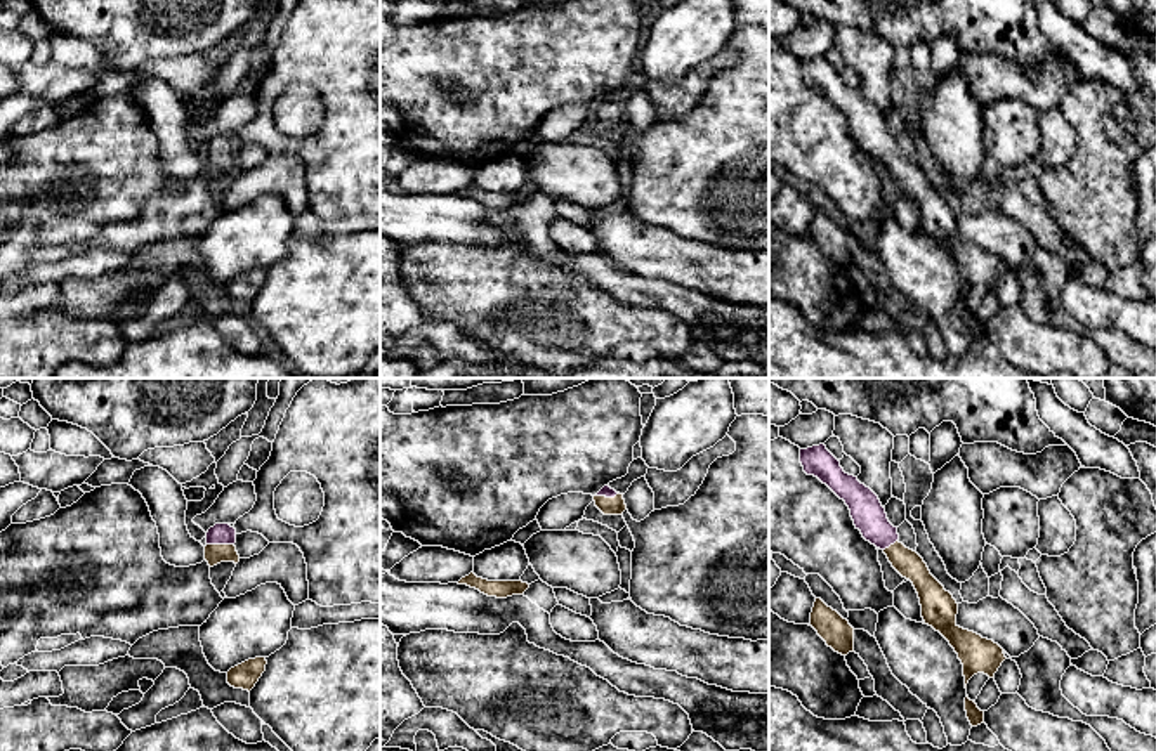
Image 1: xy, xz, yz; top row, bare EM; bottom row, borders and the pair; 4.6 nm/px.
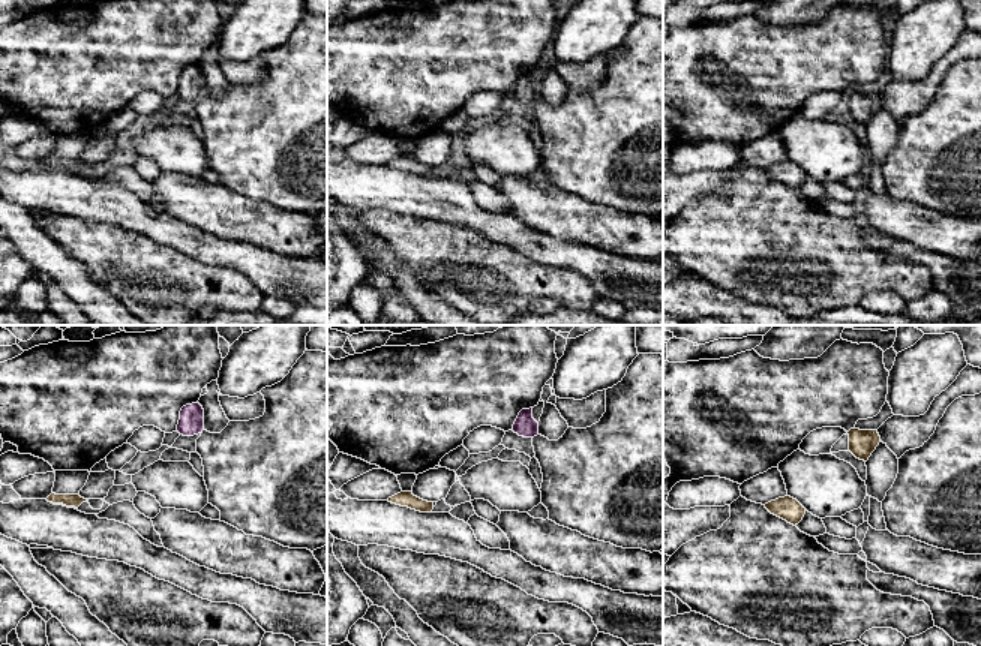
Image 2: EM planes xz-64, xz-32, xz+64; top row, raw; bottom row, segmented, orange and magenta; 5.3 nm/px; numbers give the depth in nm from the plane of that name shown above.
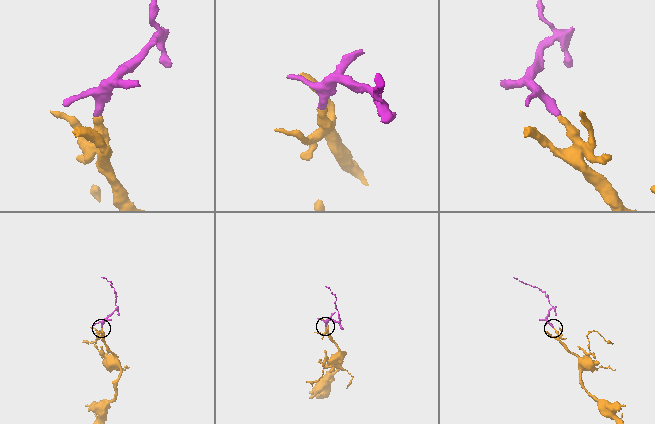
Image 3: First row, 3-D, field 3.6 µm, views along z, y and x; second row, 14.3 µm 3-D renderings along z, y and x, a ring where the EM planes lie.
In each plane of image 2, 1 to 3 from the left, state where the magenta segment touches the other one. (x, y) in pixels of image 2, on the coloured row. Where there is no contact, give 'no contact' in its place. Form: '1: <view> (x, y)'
1: no contact
2: no contact
3: no contact

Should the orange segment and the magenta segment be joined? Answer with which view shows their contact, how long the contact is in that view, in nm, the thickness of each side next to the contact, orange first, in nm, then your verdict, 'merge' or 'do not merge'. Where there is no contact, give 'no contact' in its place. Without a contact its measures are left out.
meets orange in xy; contact 130 nm long; 100 nm thick on the orange side, 100 nm on the other; merge

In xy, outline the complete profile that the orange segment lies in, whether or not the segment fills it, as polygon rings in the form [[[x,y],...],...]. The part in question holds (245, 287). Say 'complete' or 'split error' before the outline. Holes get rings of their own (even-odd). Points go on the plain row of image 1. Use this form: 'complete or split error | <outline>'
complete | [[[266,269],[248,271],[227,283],[227,295],[250,304],[266,283],[266,276]]]

